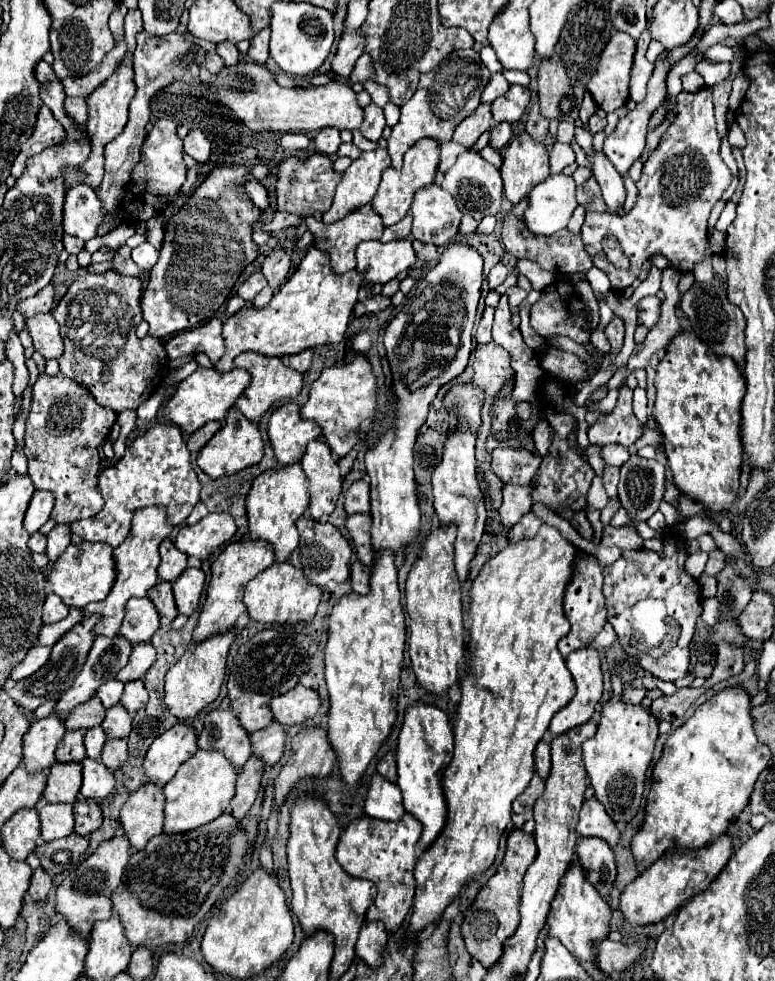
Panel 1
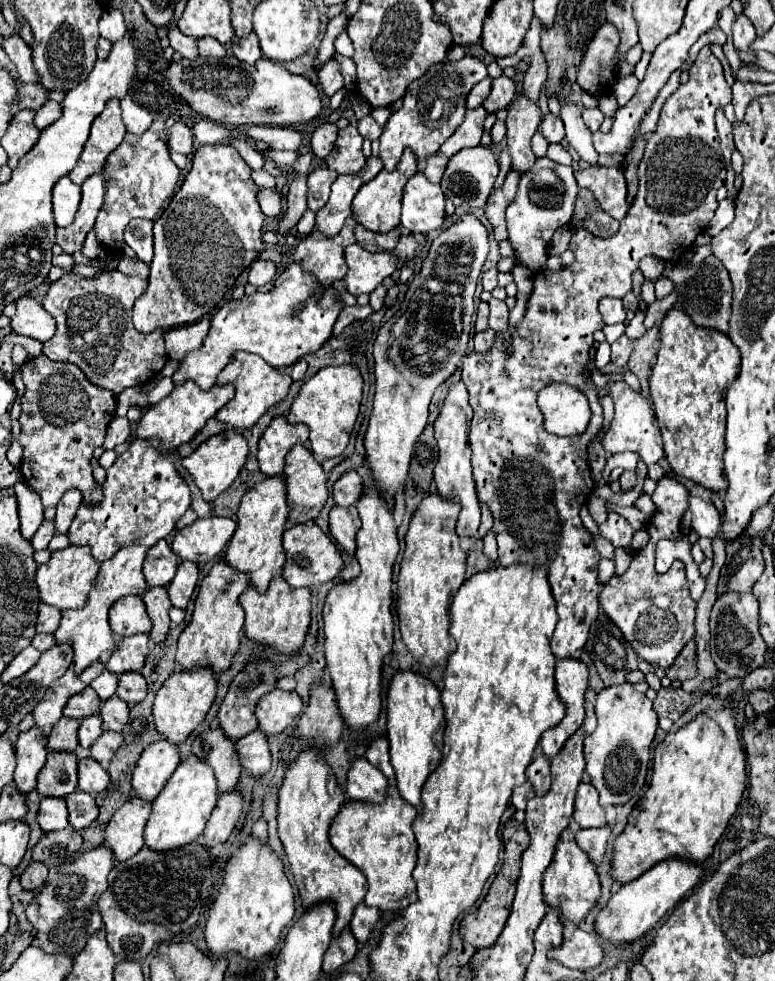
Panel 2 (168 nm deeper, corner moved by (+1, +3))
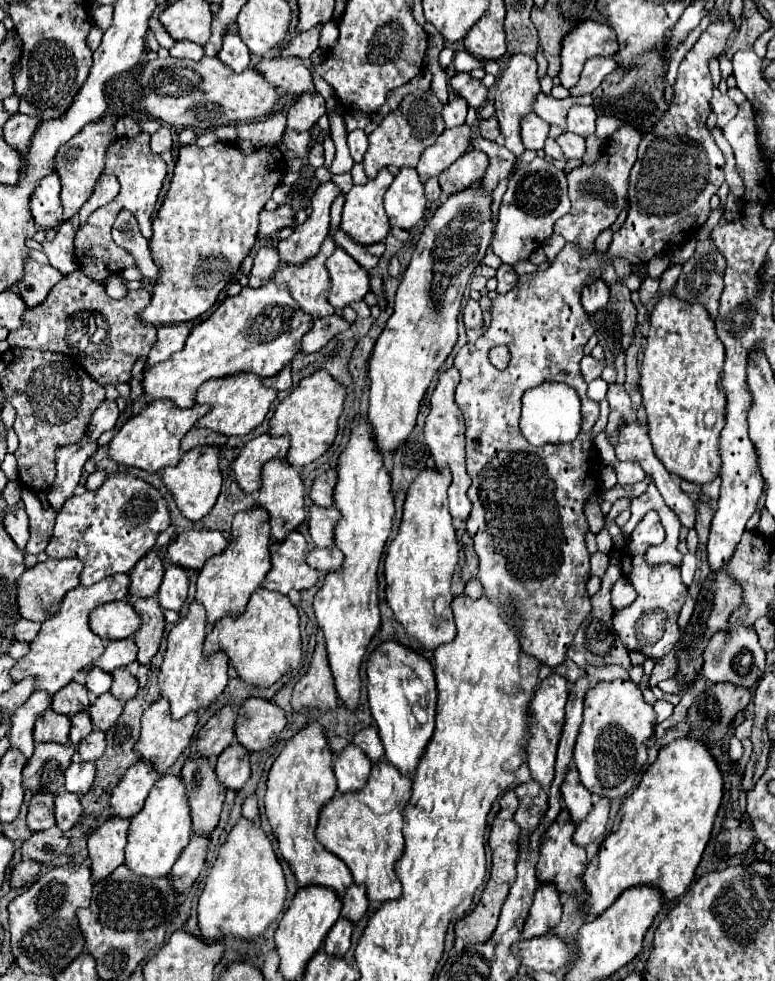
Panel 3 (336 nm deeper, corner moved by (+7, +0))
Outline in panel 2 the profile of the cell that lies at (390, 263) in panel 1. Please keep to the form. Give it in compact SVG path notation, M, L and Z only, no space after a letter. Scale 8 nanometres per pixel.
M356 243L344 249L344 259L348 265L348 273L342 283L352 295L372 293L382 283L382 279L392 275L396 269L396 257L392 253L368 253Z

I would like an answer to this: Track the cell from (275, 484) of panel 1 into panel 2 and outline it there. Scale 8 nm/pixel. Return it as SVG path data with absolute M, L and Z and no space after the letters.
M266 477L260 485L244 493L240 509L238 509L238 527L228 541L224 551L224 561L240 573L248 575L250 587L256 587L260 593L268 589L272 577L282 573L284 567L284 549L282 549L282 533L288 521L288 505L284 505L284 483L280 477Z

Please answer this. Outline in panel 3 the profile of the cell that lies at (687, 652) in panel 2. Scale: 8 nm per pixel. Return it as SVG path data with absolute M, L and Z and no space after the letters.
M670 652L670 654L666 654L662 660L656 662L654 672L652 672L652 676L650 676L650 686L656 686L660 680L674 678L674 676L676 676L676 670L678 670L678 658L674 656L674 652Z

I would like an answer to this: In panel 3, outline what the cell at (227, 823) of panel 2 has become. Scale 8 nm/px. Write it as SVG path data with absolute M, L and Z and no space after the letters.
M192 836L190 844L184 848L182 856L176 860L172 868L174 888L178 892L186 892L194 880L200 876L200 870L206 862L206 850L210 846L210 836Z

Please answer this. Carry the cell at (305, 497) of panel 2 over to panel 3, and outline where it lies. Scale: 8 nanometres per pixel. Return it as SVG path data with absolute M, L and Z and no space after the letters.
M274 458L274 460L270 460L270 462L264 464L258 504L270 512L272 536L274 536L276 540L282 540L288 532L296 530L296 528L304 522L304 518L306 518L304 496L306 496L304 480L302 480L300 472L298 472L292 464L288 464L288 460L284 460L284 458Z

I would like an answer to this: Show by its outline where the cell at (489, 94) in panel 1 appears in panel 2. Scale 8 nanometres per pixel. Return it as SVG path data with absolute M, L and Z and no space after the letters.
M488 77L488 79L484 79L472 87L472 91L466 97L466 109L476 109L482 105L482 101L488 97L490 83L492 83L492 77Z

